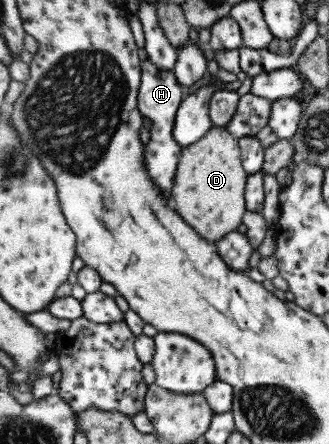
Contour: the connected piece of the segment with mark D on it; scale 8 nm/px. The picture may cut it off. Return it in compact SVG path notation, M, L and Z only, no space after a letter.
M215 126L200 141L183 148L172 197L178 211L186 215L186 221L198 234L218 243L242 225L248 212L245 198L248 183L249 173L243 166L239 140L227 128Z

